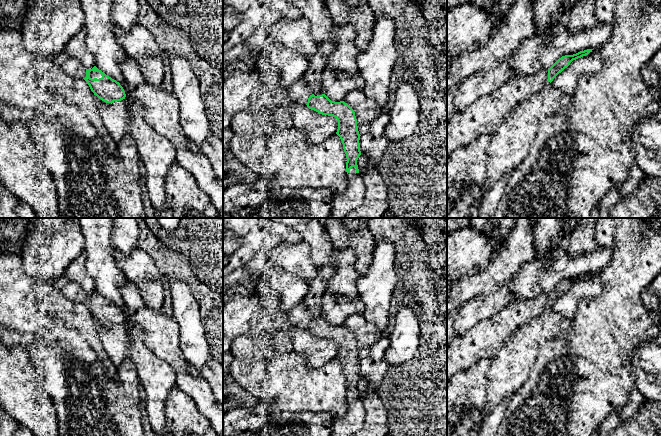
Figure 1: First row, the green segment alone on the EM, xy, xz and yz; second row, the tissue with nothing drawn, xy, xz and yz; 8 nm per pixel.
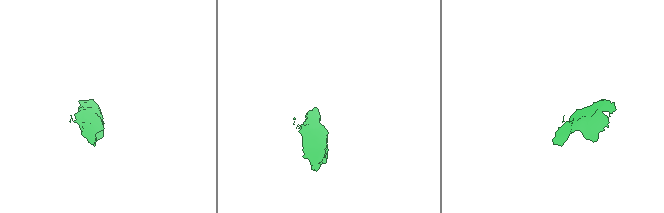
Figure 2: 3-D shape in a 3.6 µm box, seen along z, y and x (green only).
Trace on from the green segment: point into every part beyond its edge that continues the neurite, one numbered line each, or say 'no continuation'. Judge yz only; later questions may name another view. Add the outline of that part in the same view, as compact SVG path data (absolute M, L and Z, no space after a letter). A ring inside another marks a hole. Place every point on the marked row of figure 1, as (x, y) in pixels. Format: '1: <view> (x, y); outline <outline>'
1: yz (484, 117); outline M548 69L532 76L510 77L491 94L481 97L447 122L447 155L471 144L483 135L492 136L512 109L539 92L548 79Z

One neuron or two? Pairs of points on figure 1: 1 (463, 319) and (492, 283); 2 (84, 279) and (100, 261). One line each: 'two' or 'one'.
1: two
2: two

